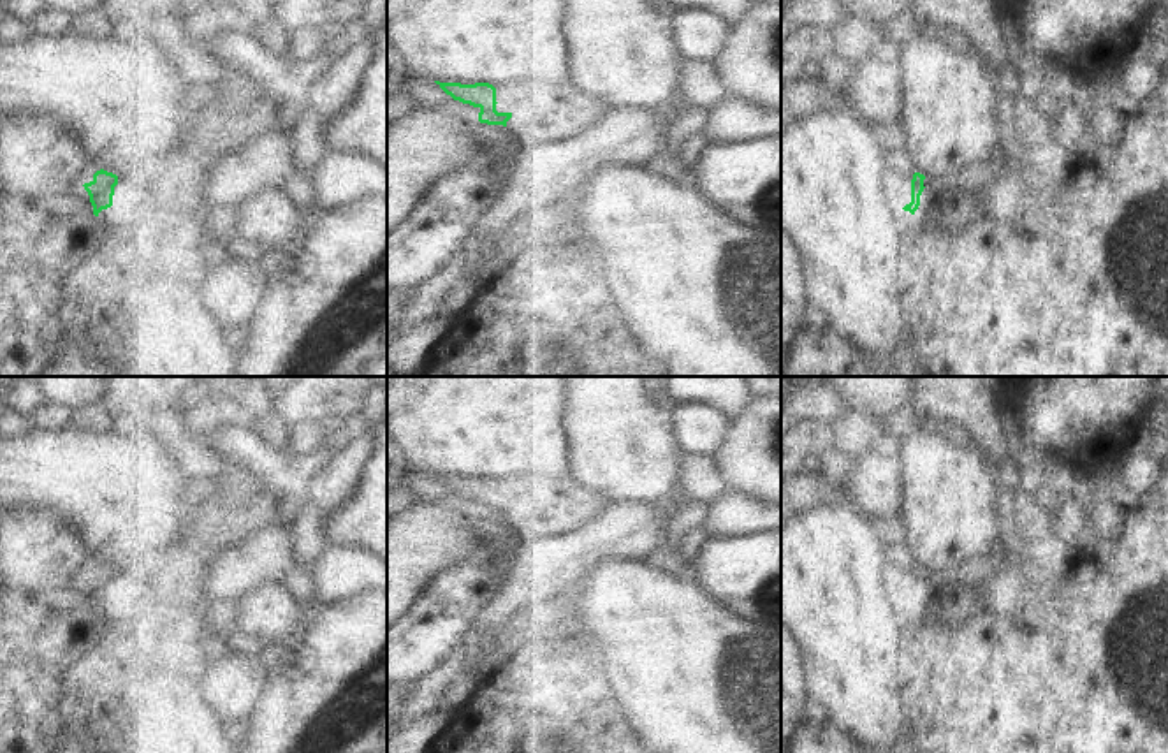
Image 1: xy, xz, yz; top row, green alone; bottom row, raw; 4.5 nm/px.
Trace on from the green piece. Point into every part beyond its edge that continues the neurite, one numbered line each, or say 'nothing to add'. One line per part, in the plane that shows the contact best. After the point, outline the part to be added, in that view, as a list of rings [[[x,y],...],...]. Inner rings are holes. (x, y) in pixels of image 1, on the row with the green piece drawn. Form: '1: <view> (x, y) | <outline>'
nothing to add

